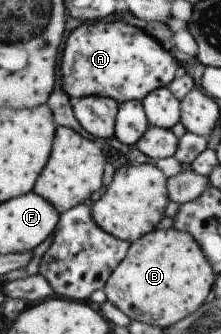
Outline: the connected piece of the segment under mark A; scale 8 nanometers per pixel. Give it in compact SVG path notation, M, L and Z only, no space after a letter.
M91 22L74 28L61 52L61 86L65 94L81 97L109 97L117 103L140 101L150 92L167 87L179 65L152 36L121 22Z

